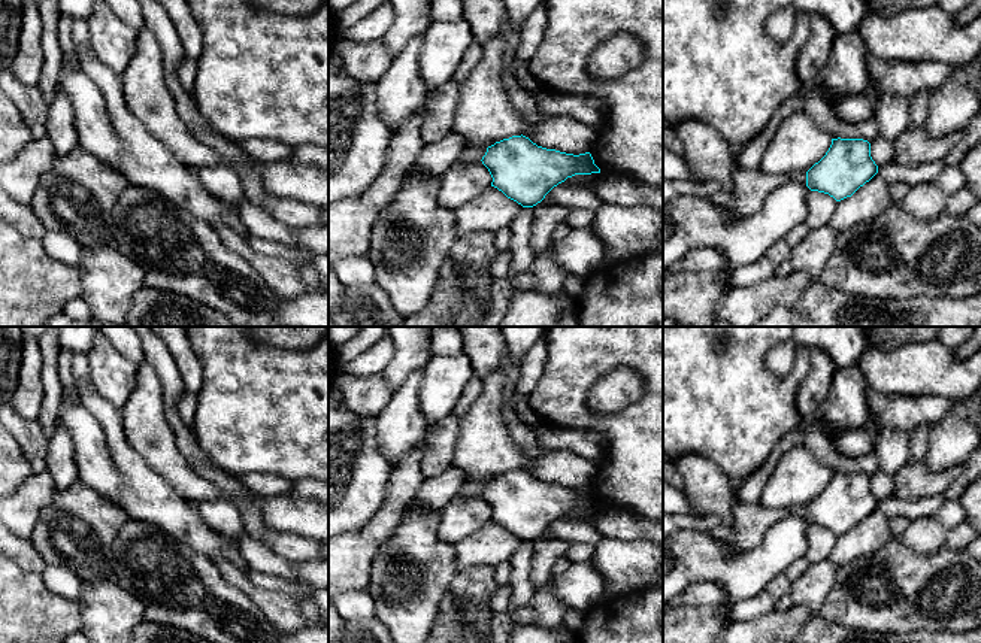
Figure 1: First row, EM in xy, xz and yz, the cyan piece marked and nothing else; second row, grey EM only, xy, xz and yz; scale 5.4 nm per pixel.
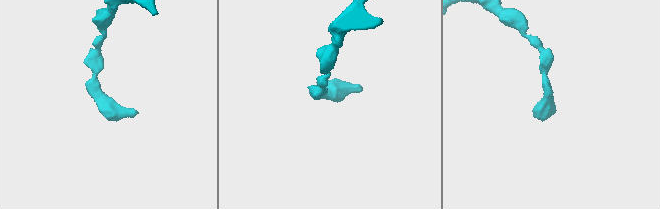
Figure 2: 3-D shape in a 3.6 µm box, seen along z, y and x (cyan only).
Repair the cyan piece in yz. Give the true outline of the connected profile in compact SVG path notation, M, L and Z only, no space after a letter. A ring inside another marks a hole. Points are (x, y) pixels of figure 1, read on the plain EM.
M838 471L832 473L826 489L806 506L806 521L841 536L876 507L878 500L871 491L868 474Z

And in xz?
M512 470L487 482L482 498L488 503L491 521L523 542L533 542L558 518L575 509L600 507L590 486L573 489L538 480L526 470Z

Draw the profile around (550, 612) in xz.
M552 579L545 588L535 591L530 606L536 613L535 625L539 627L560 627L572 613L572 609L554 595Z

